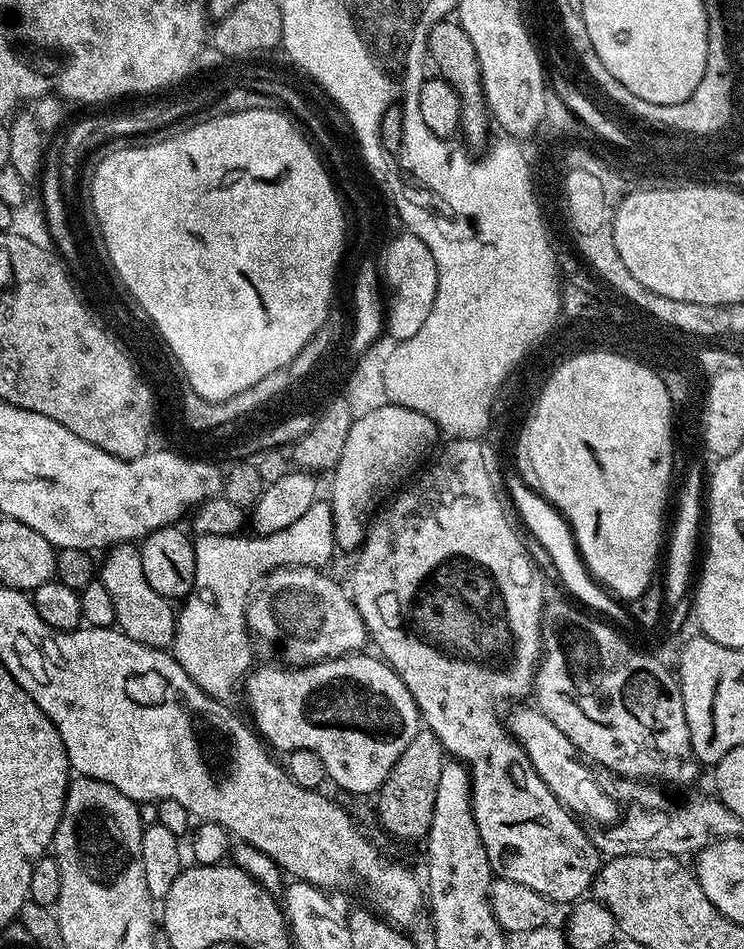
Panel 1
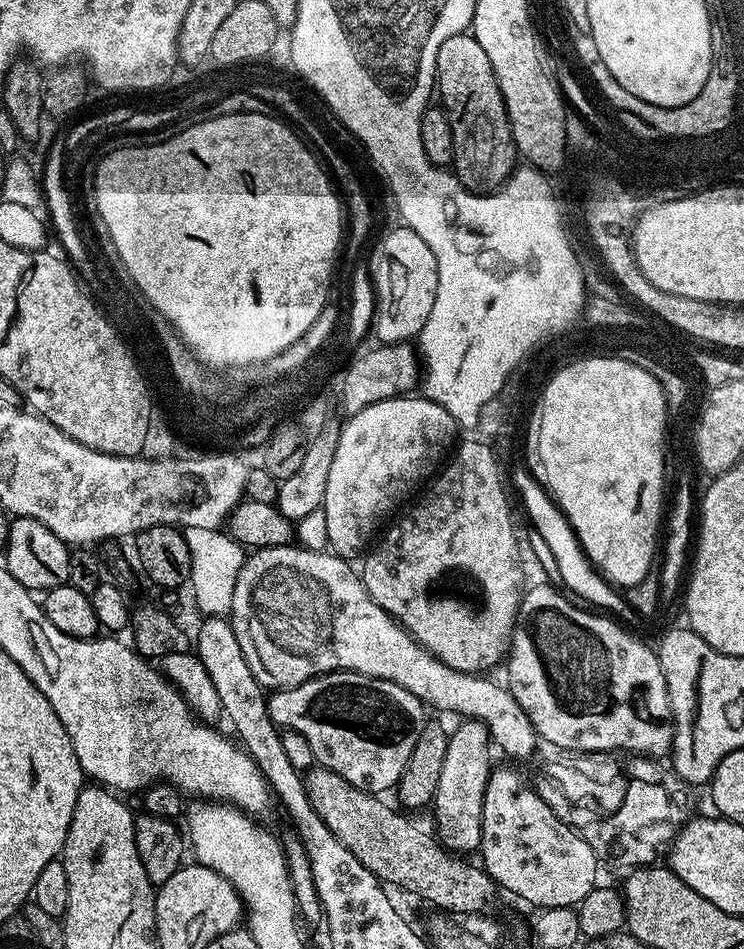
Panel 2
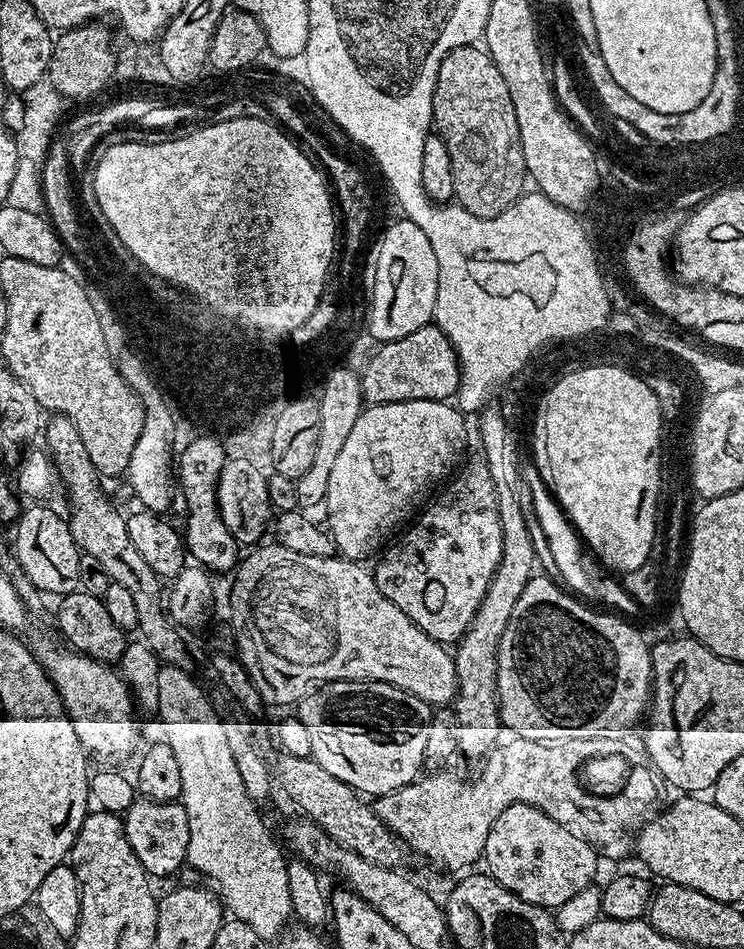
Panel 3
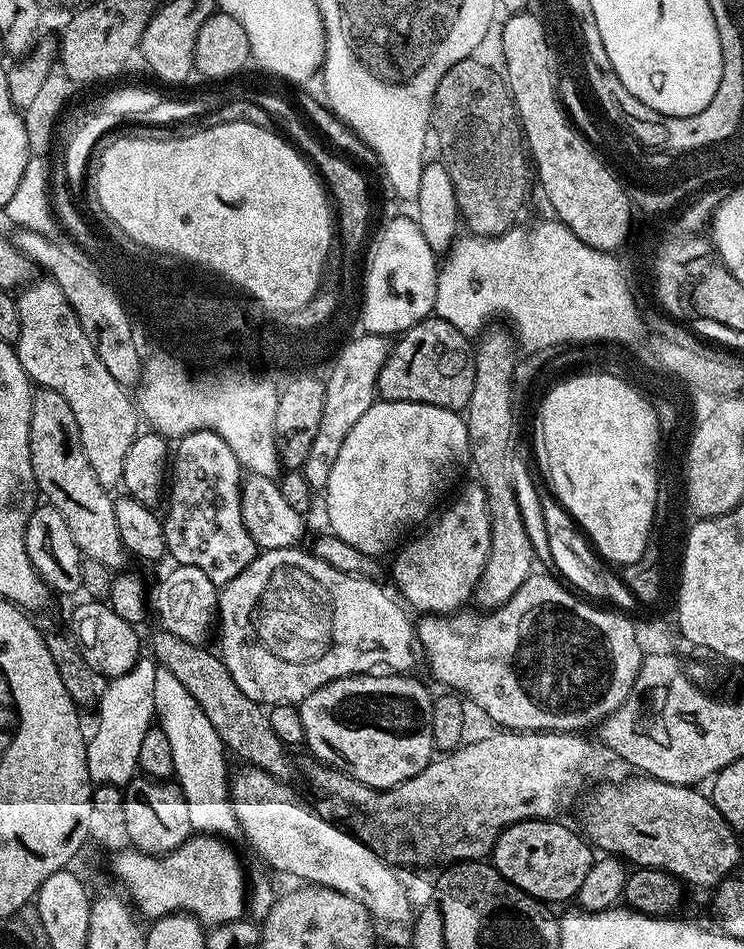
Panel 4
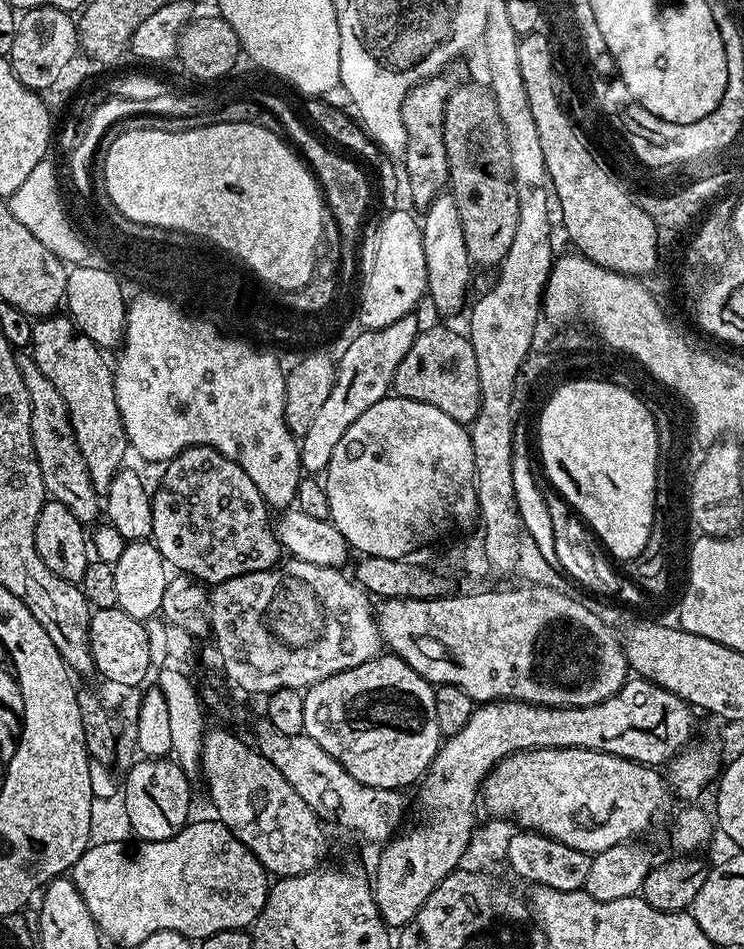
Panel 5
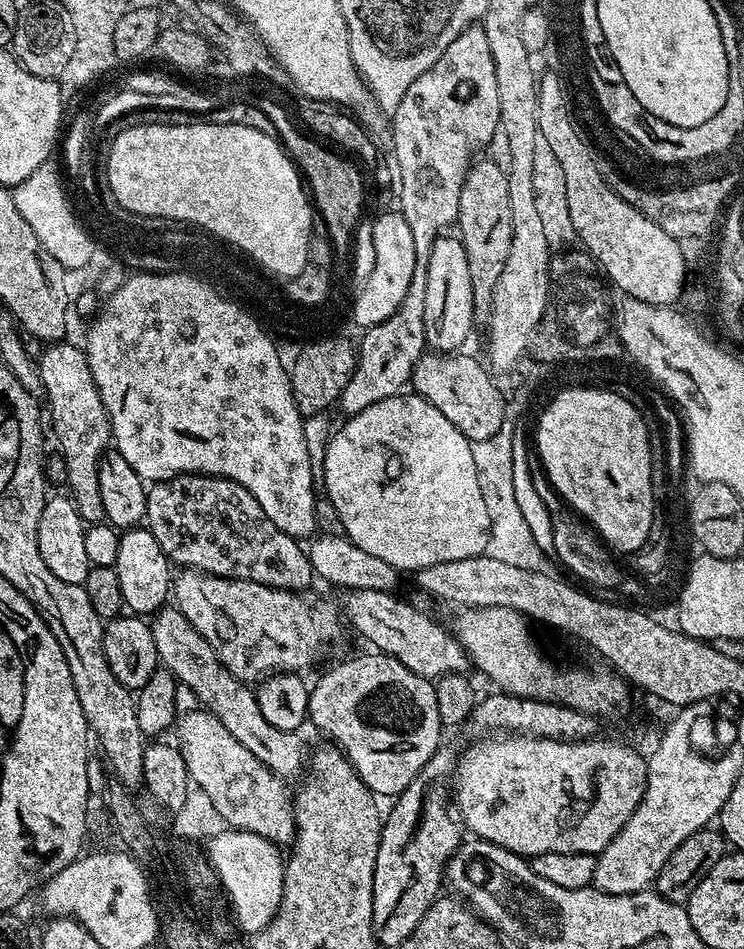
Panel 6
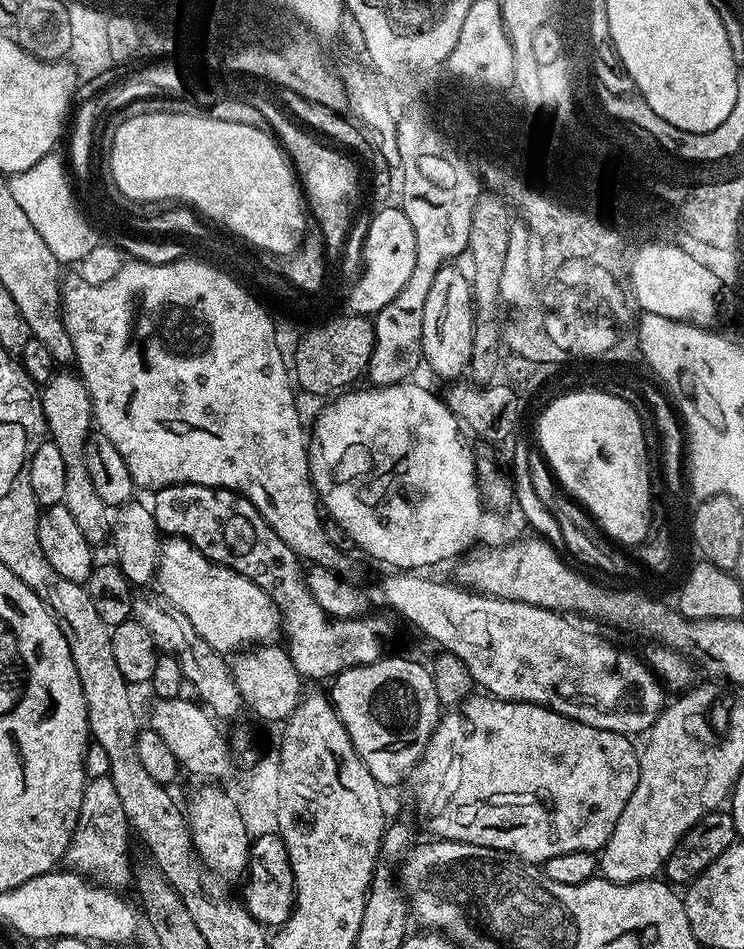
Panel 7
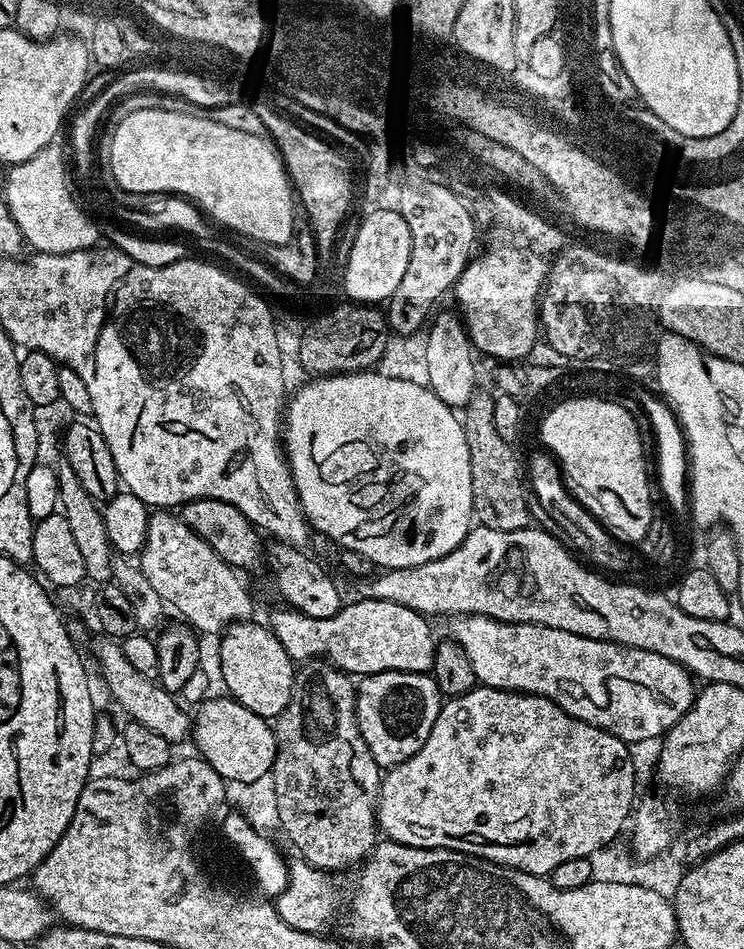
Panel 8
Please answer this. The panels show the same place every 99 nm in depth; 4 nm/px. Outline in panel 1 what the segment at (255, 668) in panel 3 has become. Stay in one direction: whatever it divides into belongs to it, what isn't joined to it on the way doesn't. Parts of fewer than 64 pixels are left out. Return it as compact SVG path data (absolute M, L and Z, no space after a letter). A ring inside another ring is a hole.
M292 566L276 568L263 577L262 583L255 589L248 602L248 631L253 641L268 652L273 652L277 661L293 668L302 668L306 664L317 664L323 660L332 660L335 656L356 654L365 643L369 643L368 627L360 616L351 595L336 580L331 580L319 567ZM524 702L509 708L512 709L508 716L506 712L508 733L523 746L542 782L550 786L564 807L581 821L593 820L596 826L617 823L622 815L621 805L616 805L615 798L596 781L595 774L591 772L593 769L578 755L570 738L566 738L566 734L562 734L562 730L558 730L558 726L554 726L554 722L550 722L550 718L546 718L546 714L542 714L531 703Z

